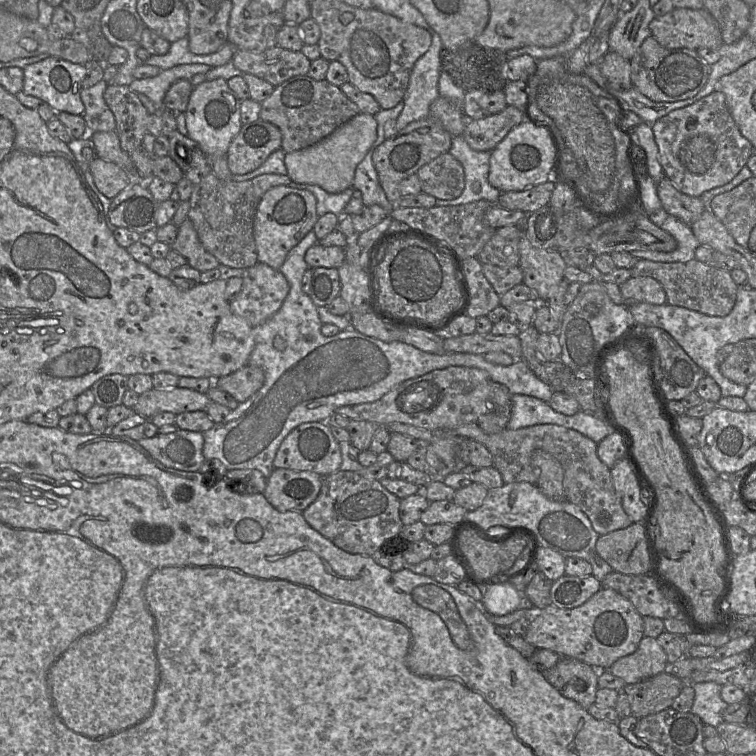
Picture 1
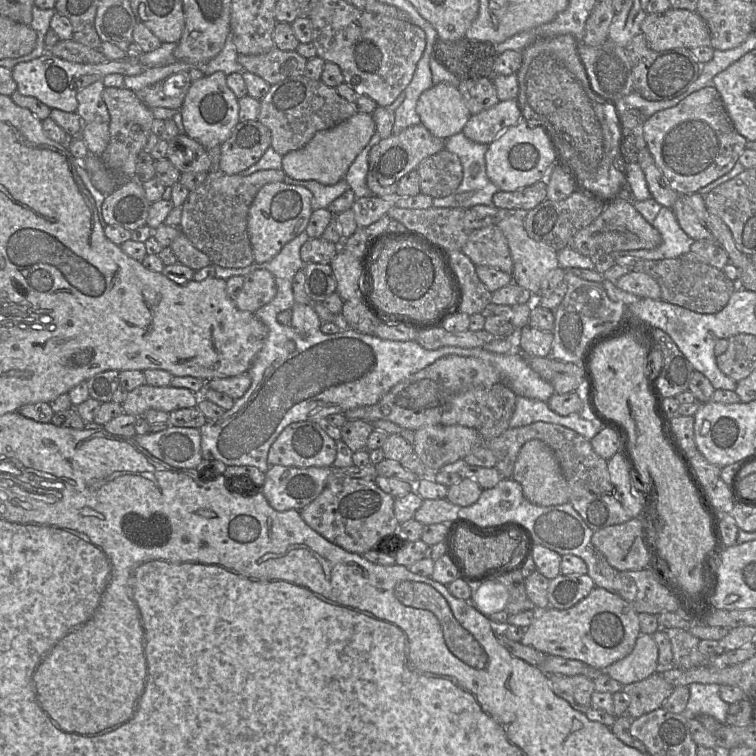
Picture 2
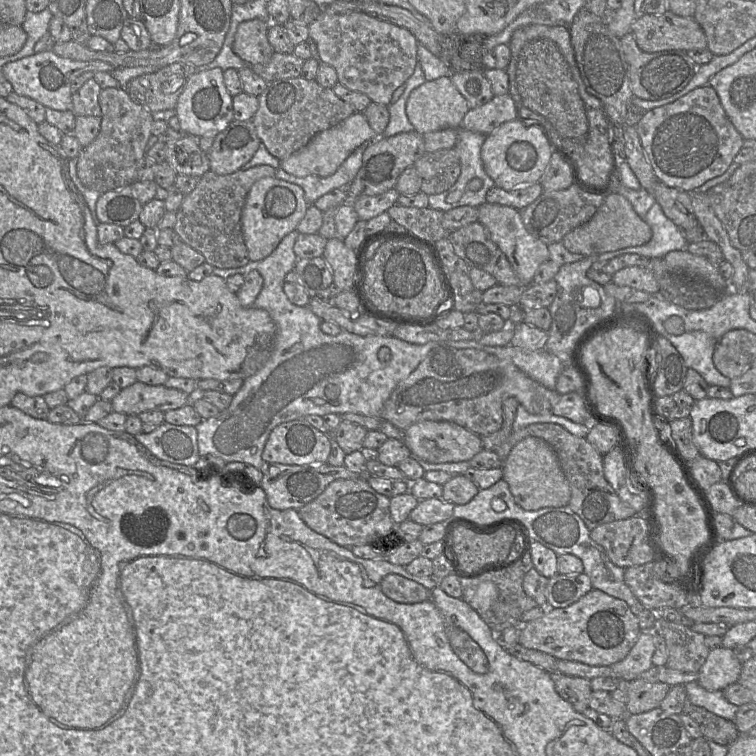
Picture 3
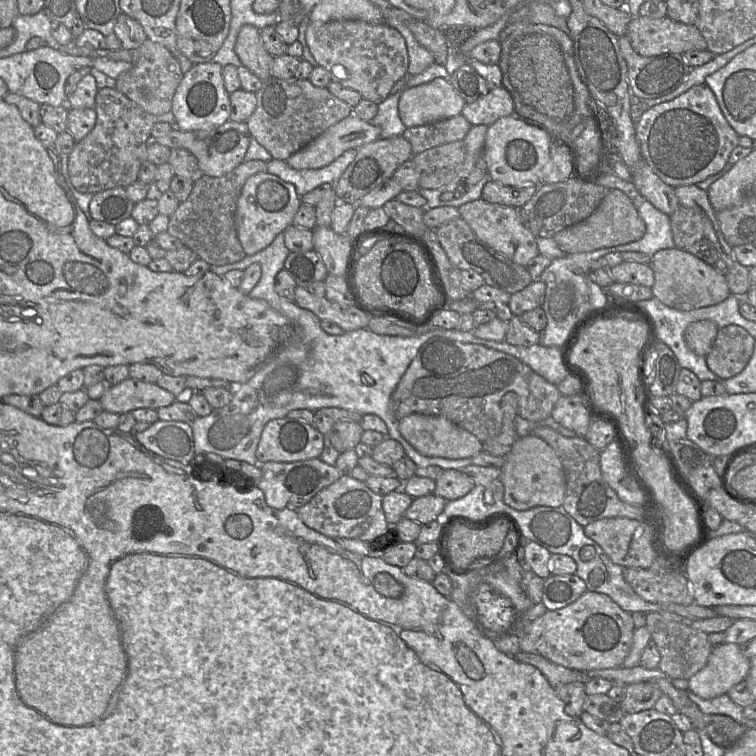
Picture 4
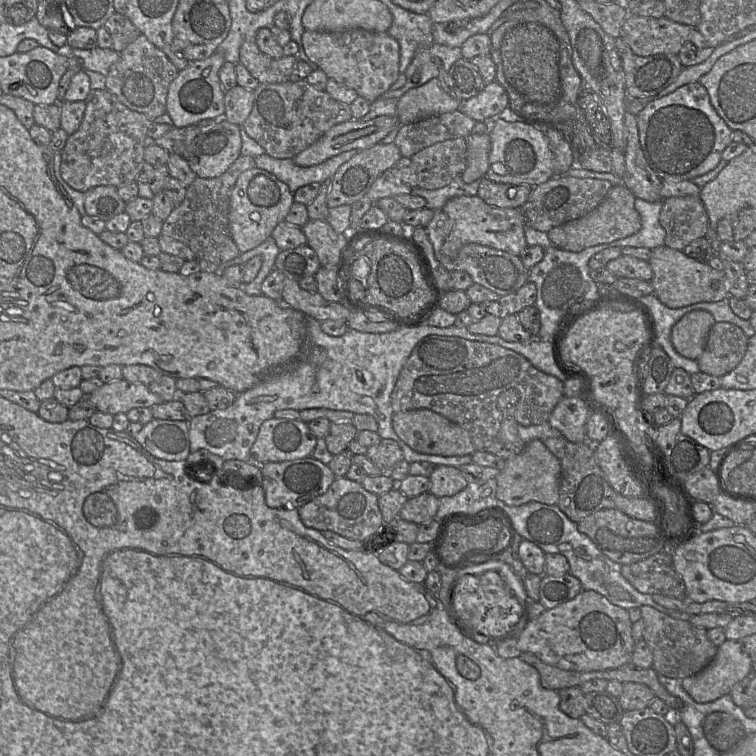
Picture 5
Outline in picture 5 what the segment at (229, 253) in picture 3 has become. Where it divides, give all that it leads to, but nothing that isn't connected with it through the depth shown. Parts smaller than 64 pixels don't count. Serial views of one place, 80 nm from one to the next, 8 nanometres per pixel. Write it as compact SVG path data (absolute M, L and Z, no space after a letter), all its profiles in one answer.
M240 155L231 166L215 178L197 177L186 190L184 200L163 221L160 236L167 236L184 243L199 260L222 264L239 256L229 222L231 192L239 176L255 168L254 157Z

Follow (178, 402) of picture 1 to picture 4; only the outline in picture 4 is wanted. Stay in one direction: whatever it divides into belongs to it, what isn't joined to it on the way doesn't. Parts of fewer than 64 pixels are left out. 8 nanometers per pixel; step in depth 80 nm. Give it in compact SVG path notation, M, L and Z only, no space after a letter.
M127 378L124 381L110 386L99 399L104 411L124 414L140 408L159 409L171 405L176 397L169 391L155 383Z

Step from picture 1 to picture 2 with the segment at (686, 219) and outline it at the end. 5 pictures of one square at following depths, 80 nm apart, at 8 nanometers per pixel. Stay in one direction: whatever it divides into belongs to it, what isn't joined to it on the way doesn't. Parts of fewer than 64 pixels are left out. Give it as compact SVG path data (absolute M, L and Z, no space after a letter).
M637 131L627 133L628 135L634 135L635 144L639 151L638 164L644 172L652 197L661 206L672 209L680 194L670 187L668 180L655 164L654 158L646 146L647 144L644 137L637 135Z

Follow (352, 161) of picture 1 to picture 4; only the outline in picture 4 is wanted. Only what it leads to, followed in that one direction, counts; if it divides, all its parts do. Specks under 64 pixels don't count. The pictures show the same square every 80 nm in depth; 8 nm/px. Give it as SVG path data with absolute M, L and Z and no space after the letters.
M352 114L331 126L285 161L293 169L320 169L348 149L360 148L378 140L380 128Z

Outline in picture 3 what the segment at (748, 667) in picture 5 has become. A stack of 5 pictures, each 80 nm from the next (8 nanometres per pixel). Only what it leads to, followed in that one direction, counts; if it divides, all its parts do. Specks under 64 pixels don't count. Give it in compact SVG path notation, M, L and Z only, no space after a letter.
M714 648L710 650L699 670L697 682L708 691L722 691L730 684L738 682L741 669L742 663L733 649Z

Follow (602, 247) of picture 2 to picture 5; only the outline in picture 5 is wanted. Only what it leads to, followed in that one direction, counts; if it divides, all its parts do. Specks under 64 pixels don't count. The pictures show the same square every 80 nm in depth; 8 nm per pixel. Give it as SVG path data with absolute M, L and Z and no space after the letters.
M613 186L602 202L587 215L552 228L547 232L552 245L570 252L607 244L636 234L641 229L641 217L635 209L635 196L625 186Z

